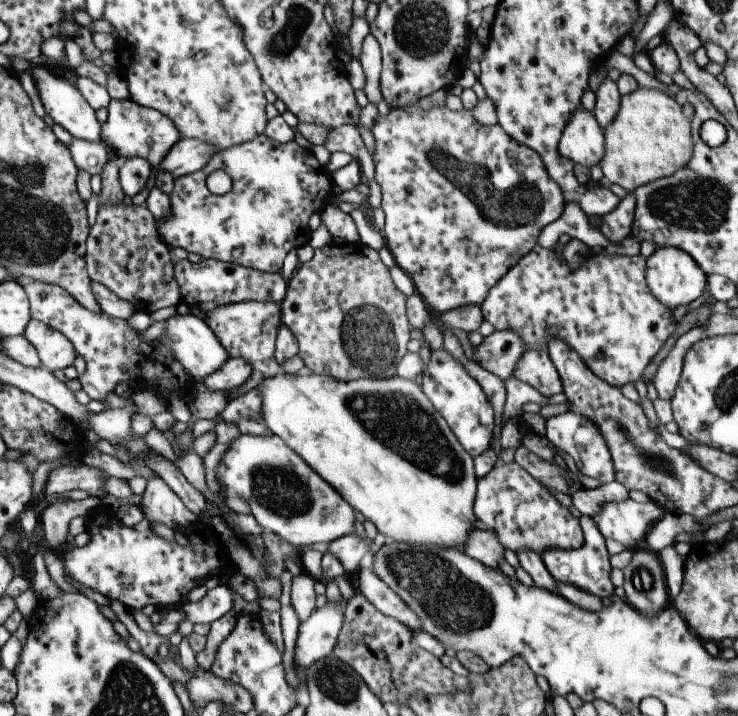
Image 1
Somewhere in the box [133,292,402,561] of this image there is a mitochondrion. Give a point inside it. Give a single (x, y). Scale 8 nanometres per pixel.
(282, 489)

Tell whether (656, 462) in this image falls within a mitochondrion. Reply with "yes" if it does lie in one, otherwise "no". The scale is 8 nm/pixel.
yes

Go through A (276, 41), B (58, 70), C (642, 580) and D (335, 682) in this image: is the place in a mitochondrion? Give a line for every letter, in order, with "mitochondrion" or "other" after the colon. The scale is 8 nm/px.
A: mitochondrion
B: other
C: mitochondrion
D: mitochondrion

